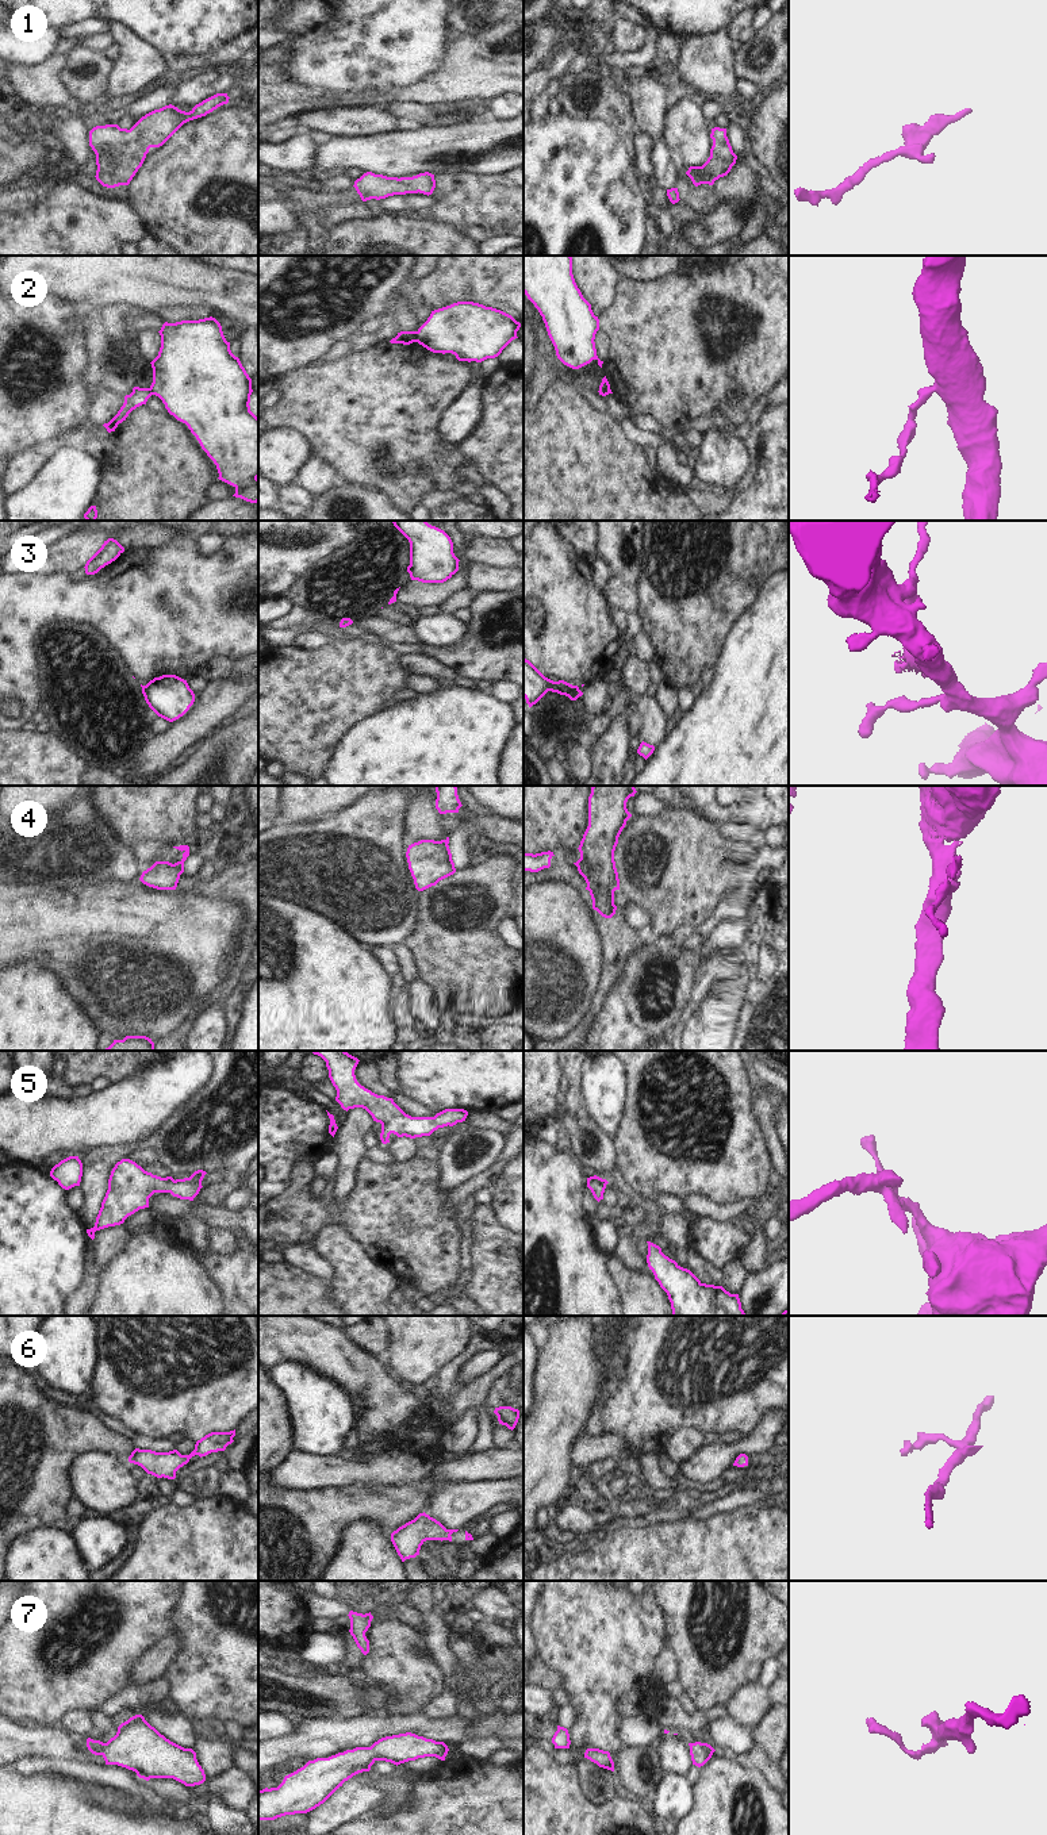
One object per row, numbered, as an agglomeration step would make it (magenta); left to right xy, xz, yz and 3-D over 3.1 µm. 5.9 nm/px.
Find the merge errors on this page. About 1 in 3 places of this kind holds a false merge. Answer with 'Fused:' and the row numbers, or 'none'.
Fused: 2, 3, 4

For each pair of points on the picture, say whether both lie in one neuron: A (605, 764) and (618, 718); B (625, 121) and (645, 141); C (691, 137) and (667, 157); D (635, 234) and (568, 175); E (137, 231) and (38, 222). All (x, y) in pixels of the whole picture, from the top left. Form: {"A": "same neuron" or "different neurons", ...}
{"A": "same neuron", "B": "different neurons", "C": "different neurons", "D": "same neuron", "E": "same neuron"}

